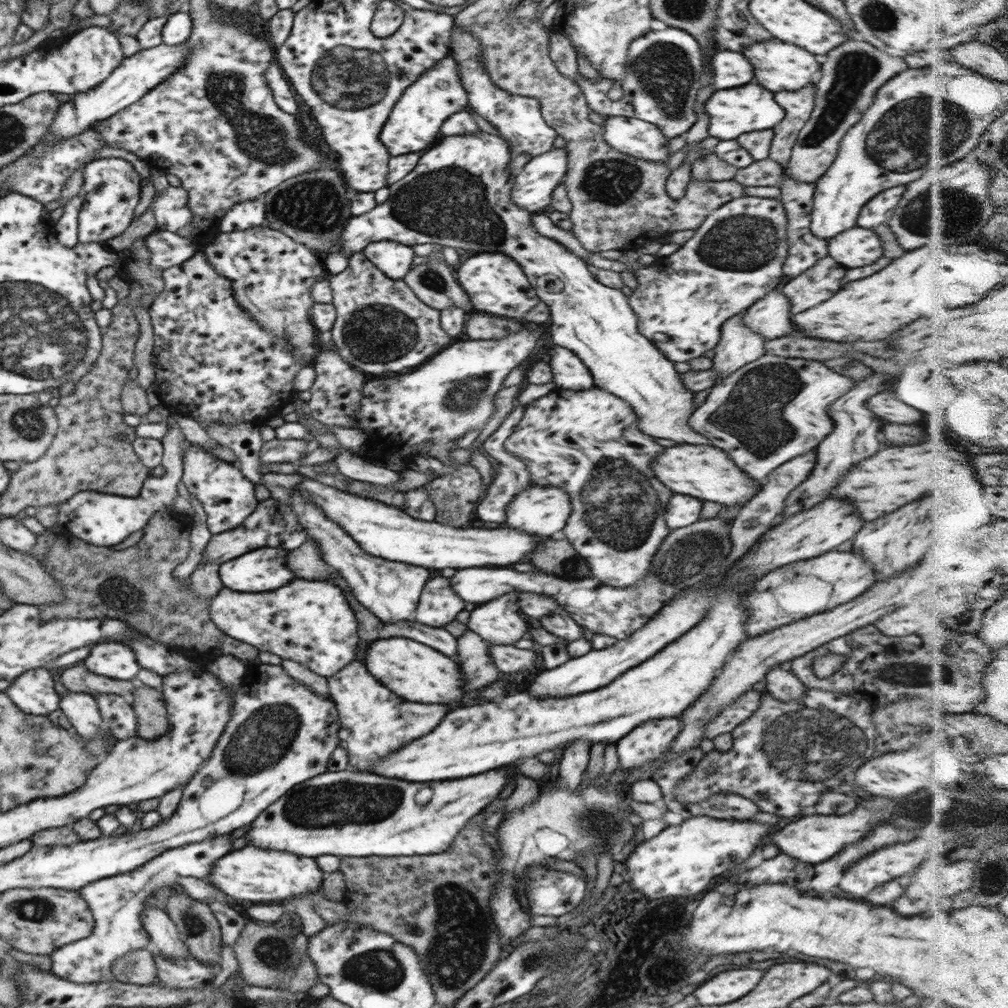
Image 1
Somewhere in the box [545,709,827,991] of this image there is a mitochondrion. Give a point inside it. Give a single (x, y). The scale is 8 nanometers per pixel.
(597, 824)

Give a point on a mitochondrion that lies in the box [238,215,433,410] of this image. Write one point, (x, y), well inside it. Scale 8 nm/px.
(375, 333)

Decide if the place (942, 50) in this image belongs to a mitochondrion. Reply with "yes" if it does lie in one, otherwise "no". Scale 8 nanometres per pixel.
no

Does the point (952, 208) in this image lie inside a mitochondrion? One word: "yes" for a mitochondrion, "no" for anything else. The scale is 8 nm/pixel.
yes

